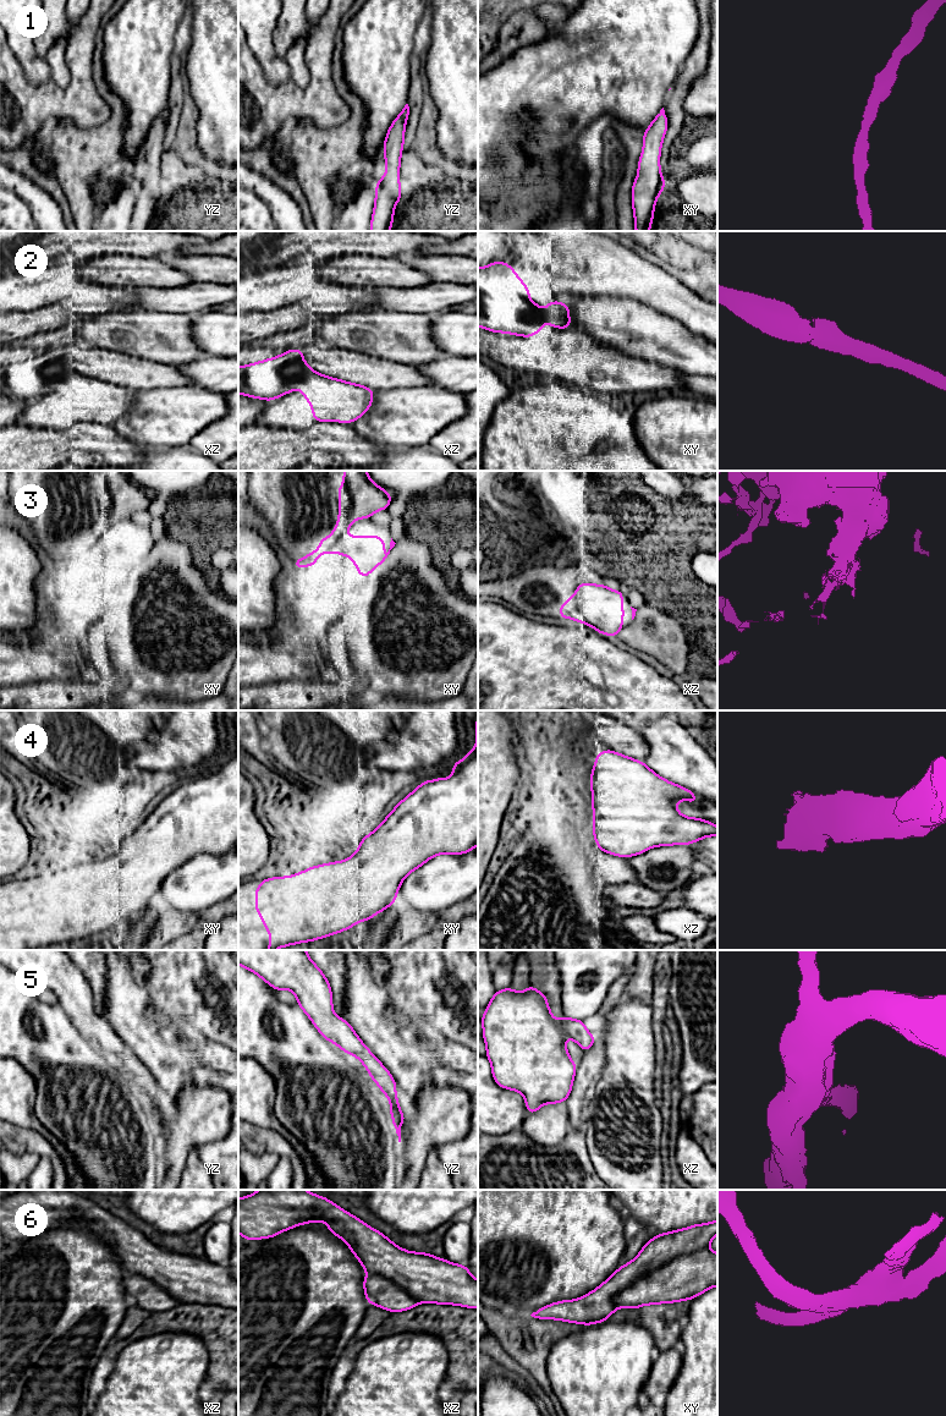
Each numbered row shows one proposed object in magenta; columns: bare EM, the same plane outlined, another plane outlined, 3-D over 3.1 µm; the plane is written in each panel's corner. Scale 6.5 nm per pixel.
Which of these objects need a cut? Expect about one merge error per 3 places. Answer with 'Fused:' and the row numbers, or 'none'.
Fused: 3

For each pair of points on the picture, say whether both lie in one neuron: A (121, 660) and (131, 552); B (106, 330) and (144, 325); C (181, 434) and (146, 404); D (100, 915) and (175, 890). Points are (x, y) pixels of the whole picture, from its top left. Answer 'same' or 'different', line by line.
A: different
B: same
C: same
D: different

